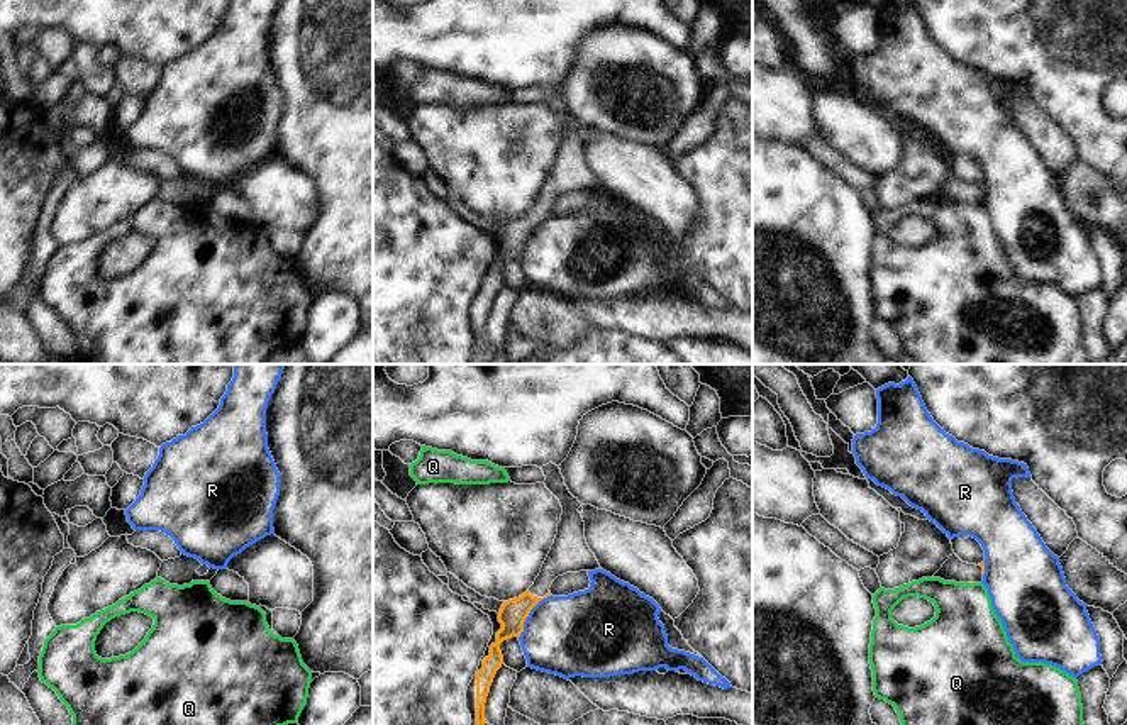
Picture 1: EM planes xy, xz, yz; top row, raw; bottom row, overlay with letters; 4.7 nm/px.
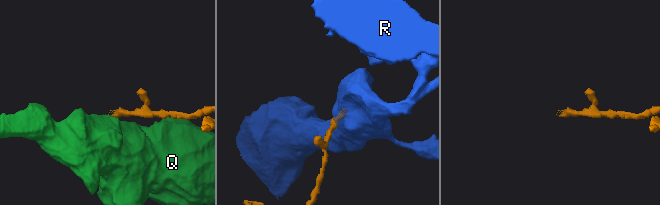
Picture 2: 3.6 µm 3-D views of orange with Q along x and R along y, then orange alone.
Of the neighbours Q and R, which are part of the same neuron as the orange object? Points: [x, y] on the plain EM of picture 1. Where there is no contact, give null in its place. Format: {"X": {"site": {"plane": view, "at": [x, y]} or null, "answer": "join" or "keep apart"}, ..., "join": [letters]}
{"Q": {"site": null, "answer": "keep apart"}, "R": {"site": {"plane": "xz", "at": [529, 232]}, "answer": "keep apart"}, "join": []}

